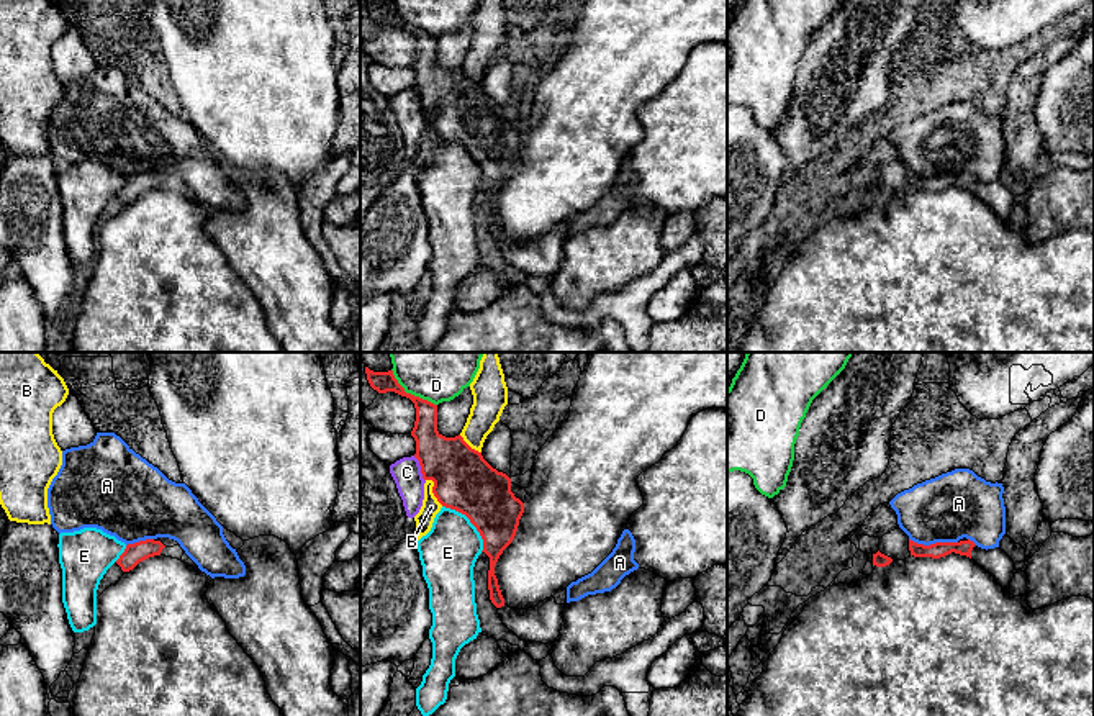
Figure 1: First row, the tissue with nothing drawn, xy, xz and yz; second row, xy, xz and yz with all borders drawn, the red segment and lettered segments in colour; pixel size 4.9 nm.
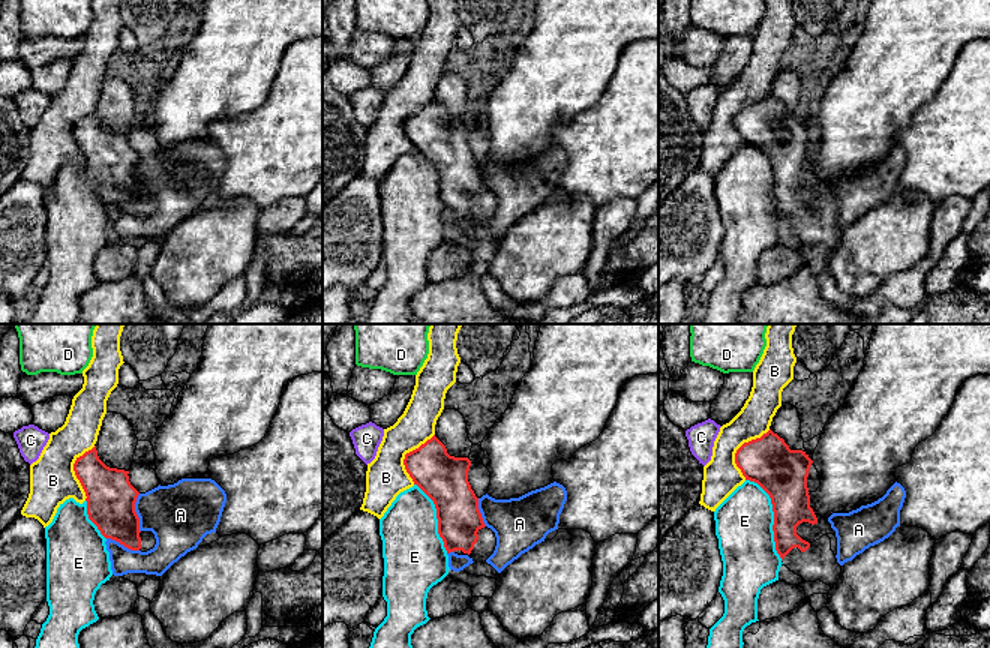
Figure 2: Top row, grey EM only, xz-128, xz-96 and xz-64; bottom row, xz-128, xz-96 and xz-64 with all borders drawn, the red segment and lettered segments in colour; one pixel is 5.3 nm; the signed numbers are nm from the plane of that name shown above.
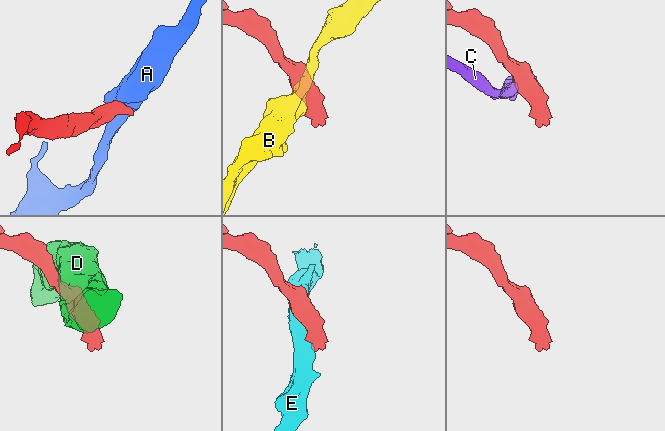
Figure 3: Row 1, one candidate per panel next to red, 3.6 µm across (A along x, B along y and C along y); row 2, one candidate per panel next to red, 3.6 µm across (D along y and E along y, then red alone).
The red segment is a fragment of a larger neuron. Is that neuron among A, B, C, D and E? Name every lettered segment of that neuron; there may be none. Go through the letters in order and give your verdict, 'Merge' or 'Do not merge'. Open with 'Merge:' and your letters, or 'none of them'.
Merge: none of them
A: Do not merge
B: Do not merge
C: Do not merge
D: Do not merge
E: Do not merge

